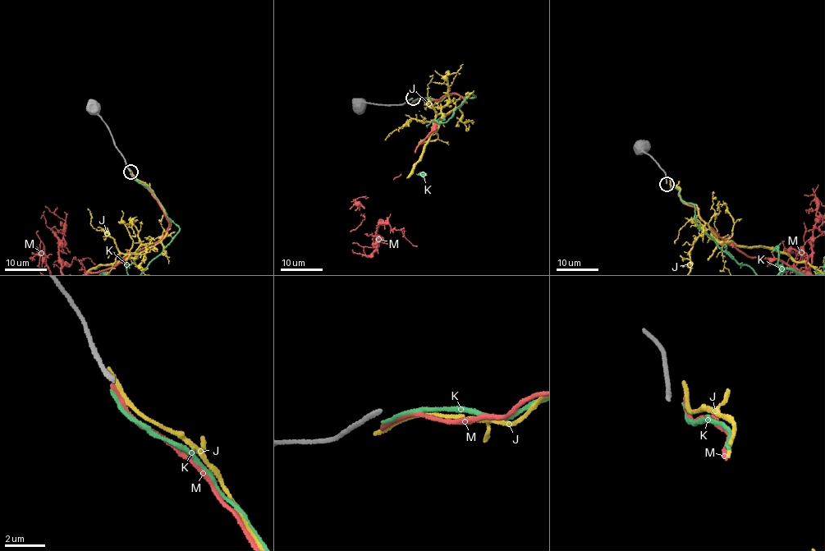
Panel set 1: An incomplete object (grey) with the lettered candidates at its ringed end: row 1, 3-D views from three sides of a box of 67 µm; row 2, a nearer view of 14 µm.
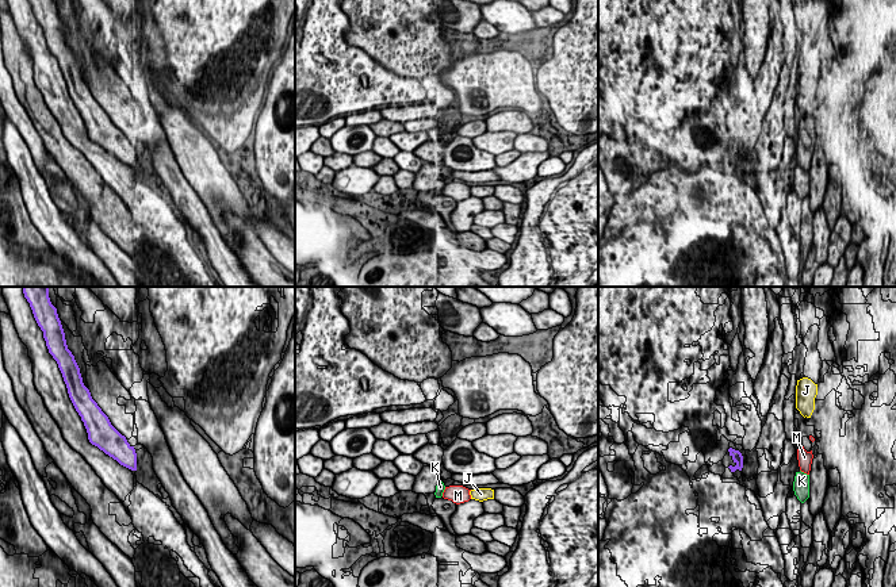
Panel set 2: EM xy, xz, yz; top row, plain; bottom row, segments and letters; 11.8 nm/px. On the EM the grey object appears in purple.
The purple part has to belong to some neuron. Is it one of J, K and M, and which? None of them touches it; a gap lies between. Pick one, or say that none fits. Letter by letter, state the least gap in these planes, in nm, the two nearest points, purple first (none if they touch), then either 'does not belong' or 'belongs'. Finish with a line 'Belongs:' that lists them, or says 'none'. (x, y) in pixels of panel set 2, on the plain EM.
J: 850 nm | yz (741, 150), (800, 110) | does not belong
K: 650 nm | yz (742, 164), (793, 179) | belongs
M: 650 nm | yz (742, 153), (797, 153) | does not belong
Belongs: K

